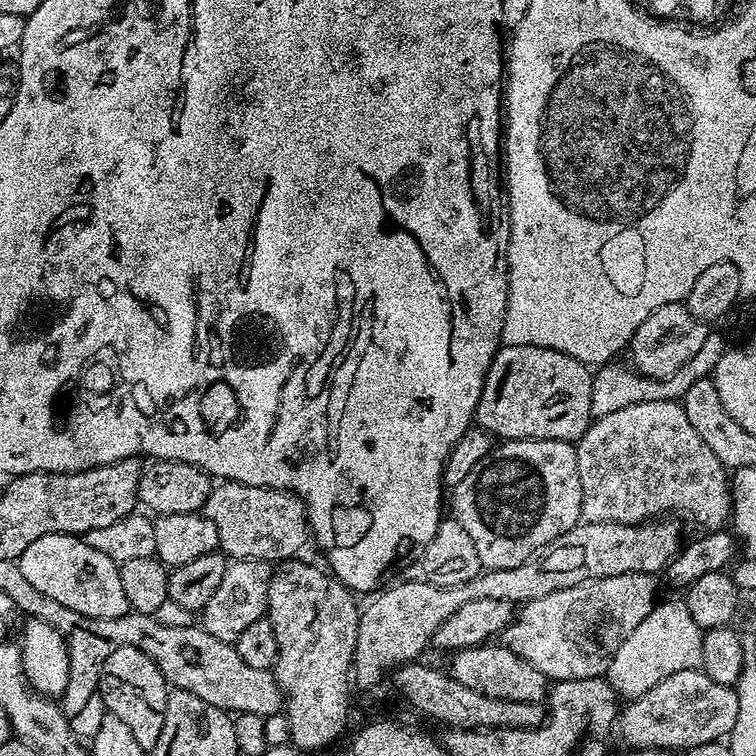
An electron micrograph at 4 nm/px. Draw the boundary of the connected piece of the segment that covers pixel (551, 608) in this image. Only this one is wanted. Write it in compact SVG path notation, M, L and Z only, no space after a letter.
M651 572L614 574L610 578L590 578L586 582L578 582L578 586L566 586L566 590L554 590L550 594L542 594L542 598L526 600L504 628L502 643L514 654L526 658L526 662L538 666L538 670L542 670L542 674L552 682L604 676L627 633L633 632L638 622L642 622L642 618L649 616L656 607L656 580Z

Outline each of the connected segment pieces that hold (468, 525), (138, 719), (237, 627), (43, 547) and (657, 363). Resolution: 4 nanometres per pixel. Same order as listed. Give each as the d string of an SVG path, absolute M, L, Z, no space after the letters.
M506 440L497 443L490 450L490 454L486 454L486 458L482 458L482 462L478 462L478 466L474 466L474 470L470 470L470 474L466 474L466 478L462 478L462 482L458 482L458 486L451 489L450 495L452 495L451 515L470 534L475 543L475 549L478 550L478 558L485 569L522 566L522 562L526 562L526 558L530 558L535 552L542 550L542 546L554 542L554 538L566 534L566 530L581 523L582 482L578 479L578 458L576 457L575 443L567 440Z
M122 646L106 658L100 671L99 696L111 715L122 718L134 733L145 754L151 753L158 734L162 734L162 722L166 722L166 706L170 685L160 672L160 667L140 648Z
M235 559L222 576L222 581L214 590L200 613L200 626L214 638L227 644L234 644L242 632L251 623L265 617L268 609L269 582L273 569L267 561L252 559Z
M67 532L46 534L42 538L30 542L30 546L26 546L26 550L22 550L18 563L22 575L26 577L26 582L30 582L30 586L34 586L34 590L42 590L42 594L46 594L46 598L54 598L58 602L62 602L62 606L70 606L70 610L78 610L83 616L118 618L130 610L119 577L120 564L111 560L100 550L88 545L86 540L79 535Z
M683 301L660 304L632 335L628 347L628 354L632 358L631 365L641 375L656 379L672 376L702 348L709 331L709 325L694 318Z

